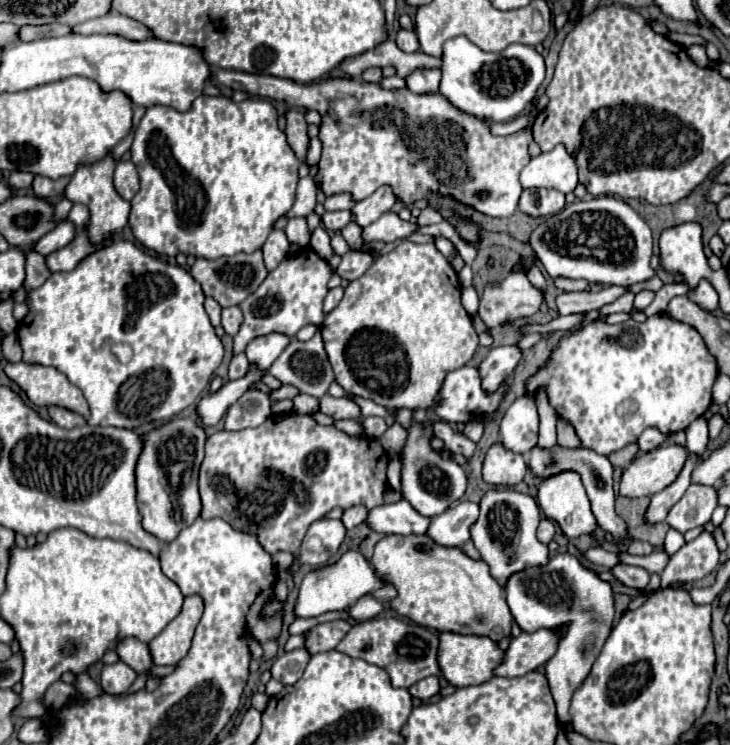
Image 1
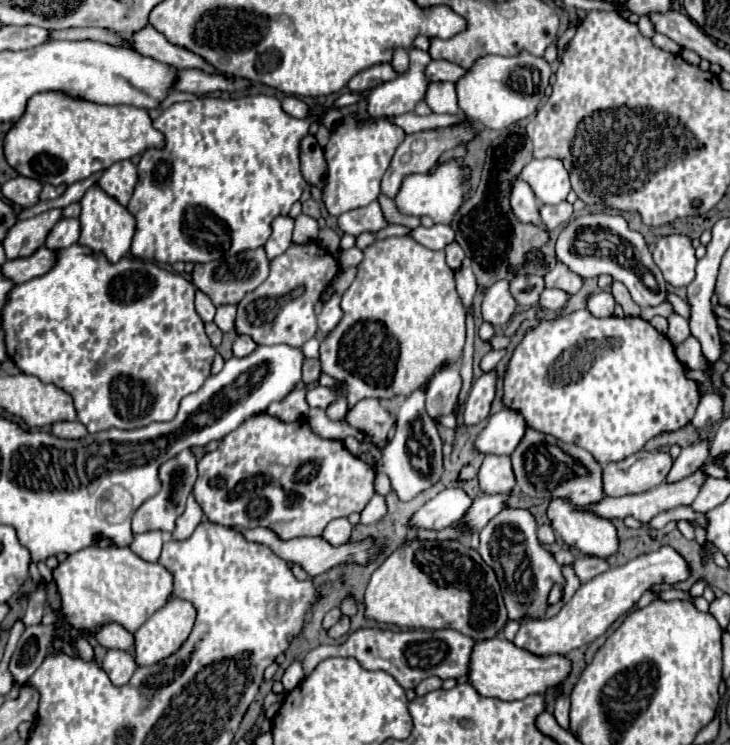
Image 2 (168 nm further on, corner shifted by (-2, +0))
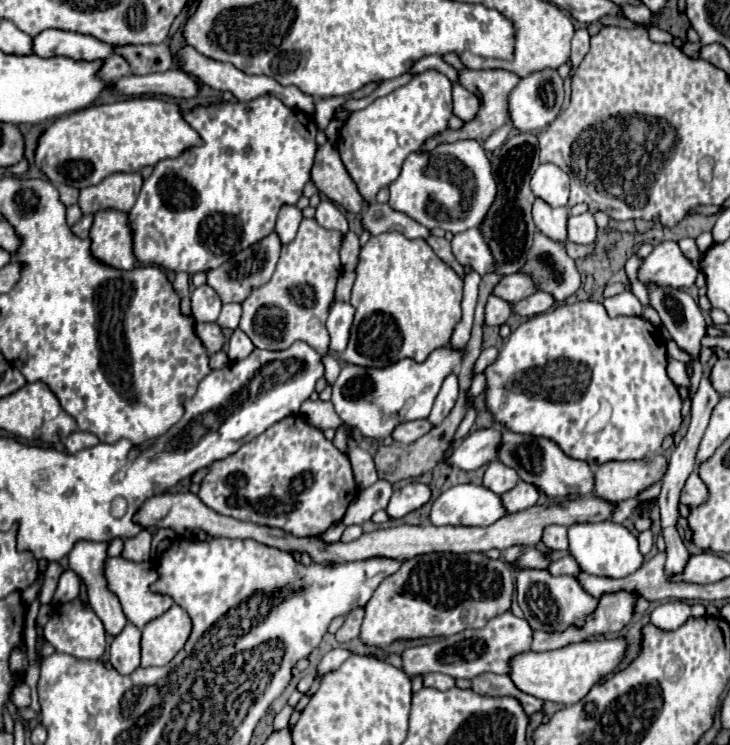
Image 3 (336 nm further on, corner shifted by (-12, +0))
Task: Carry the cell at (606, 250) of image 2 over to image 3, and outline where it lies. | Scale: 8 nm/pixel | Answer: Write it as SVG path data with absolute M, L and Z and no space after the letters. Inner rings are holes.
M650 286L648 288L648 294L650 294L650 306L656 308L656 312L660 314L662 318L662 326L668 330L670 338L676 342L676 346L680 350L684 350L692 360L686 362L686 372L688 376L692 376L692 362L698 360L700 356L700 350L702 350L702 338L706 336L706 322L704 322L704 316L698 308L698 304L682 290L676 290L676 288L658 288L658 286Z

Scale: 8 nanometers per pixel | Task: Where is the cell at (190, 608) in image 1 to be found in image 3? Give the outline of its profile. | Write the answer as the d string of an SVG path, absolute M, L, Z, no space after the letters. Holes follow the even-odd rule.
M172 606L168 612L158 616L156 620L150 620L142 630L142 666L164 666L168 664L186 644L188 636L192 632L192 622L188 614L180 606Z

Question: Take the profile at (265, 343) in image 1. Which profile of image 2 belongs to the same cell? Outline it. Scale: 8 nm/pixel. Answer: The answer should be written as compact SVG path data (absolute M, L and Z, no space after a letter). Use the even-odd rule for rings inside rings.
M238 336L232 346L234 356L238 356L238 358L248 356L250 352L254 352L254 348L258 348L258 344L254 344L254 340L250 340L250 336Z

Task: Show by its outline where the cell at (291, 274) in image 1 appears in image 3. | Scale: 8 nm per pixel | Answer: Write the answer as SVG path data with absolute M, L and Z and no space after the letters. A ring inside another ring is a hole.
M314 218L300 222L298 234L292 242L282 246L280 260L272 278L250 292L242 302L240 330L260 350L284 350L294 342L306 342L318 352L326 352L330 336L326 318L334 300L336 280L340 276L340 246L344 234L340 230L326 230Z

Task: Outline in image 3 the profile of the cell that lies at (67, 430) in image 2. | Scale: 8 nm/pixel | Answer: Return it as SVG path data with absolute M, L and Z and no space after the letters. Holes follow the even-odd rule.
M76 430L76 432L72 432L68 438L66 438L66 452L68 454L76 454L76 452L80 452L80 450L84 450L84 448L90 448L90 446L96 446L98 444L98 438L94 436L94 434L90 434L90 432L80 432L80 430Z

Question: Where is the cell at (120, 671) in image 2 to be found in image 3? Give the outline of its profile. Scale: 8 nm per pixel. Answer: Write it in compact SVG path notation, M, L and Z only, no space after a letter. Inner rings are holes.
M126 624L120 636L114 636L110 644L110 664L120 674L132 674L140 666L140 628Z

